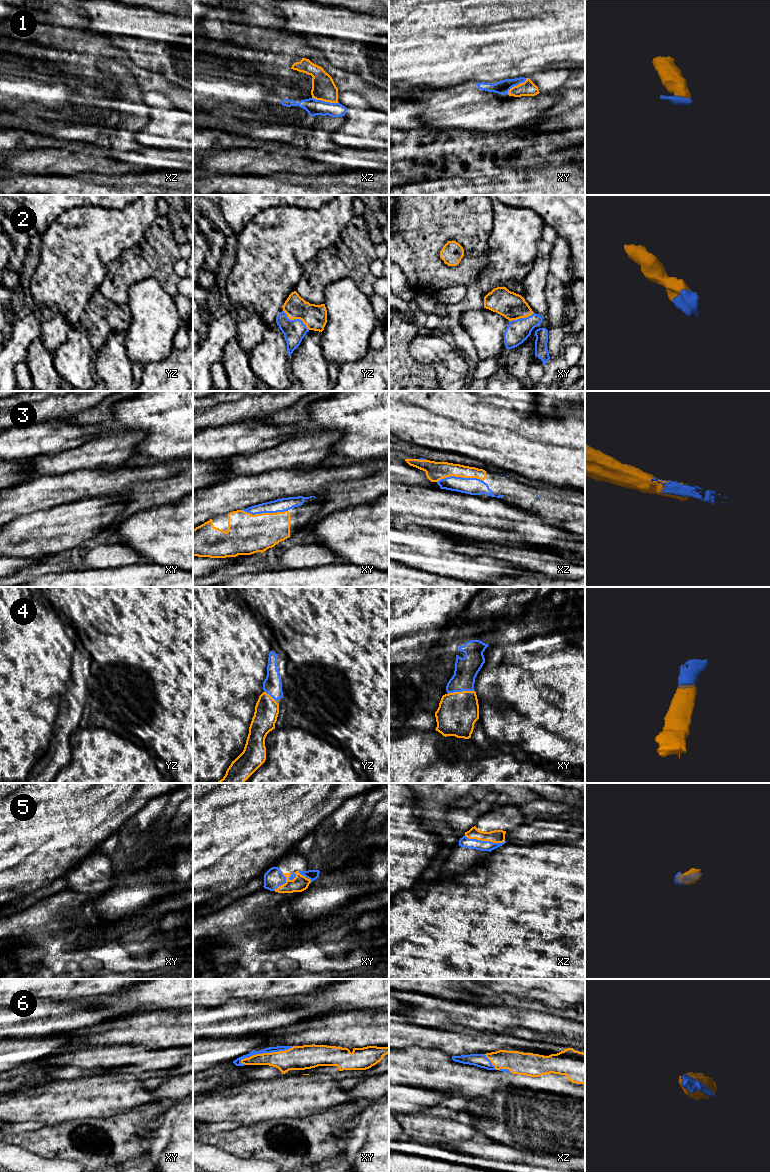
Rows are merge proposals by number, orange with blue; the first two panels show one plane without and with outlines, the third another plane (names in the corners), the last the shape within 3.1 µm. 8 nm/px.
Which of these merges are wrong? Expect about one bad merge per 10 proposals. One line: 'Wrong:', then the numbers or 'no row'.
Wrong: no row

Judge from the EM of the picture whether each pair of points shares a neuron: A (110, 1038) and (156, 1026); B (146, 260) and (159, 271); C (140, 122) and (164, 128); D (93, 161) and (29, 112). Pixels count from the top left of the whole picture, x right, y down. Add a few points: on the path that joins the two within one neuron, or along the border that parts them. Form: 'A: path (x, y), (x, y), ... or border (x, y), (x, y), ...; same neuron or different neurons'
A: path (121, 1031), (145, 1029); same neuron
B: path (149, 263), (156, 268); same neuron
C: border (149, 116), (149, 121), (135, 132); different neurons
D: border (66, 141), (72, 142); different neurons

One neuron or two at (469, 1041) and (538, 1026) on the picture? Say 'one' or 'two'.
two

